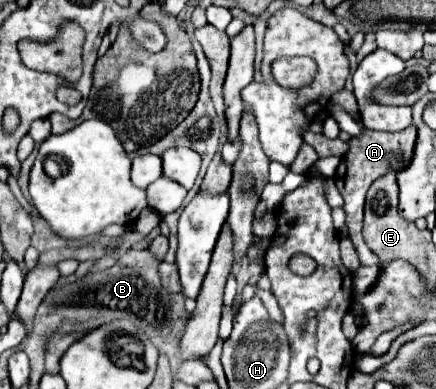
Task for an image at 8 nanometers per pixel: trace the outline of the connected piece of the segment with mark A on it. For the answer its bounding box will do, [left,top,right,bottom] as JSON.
[337,124,417,266]

